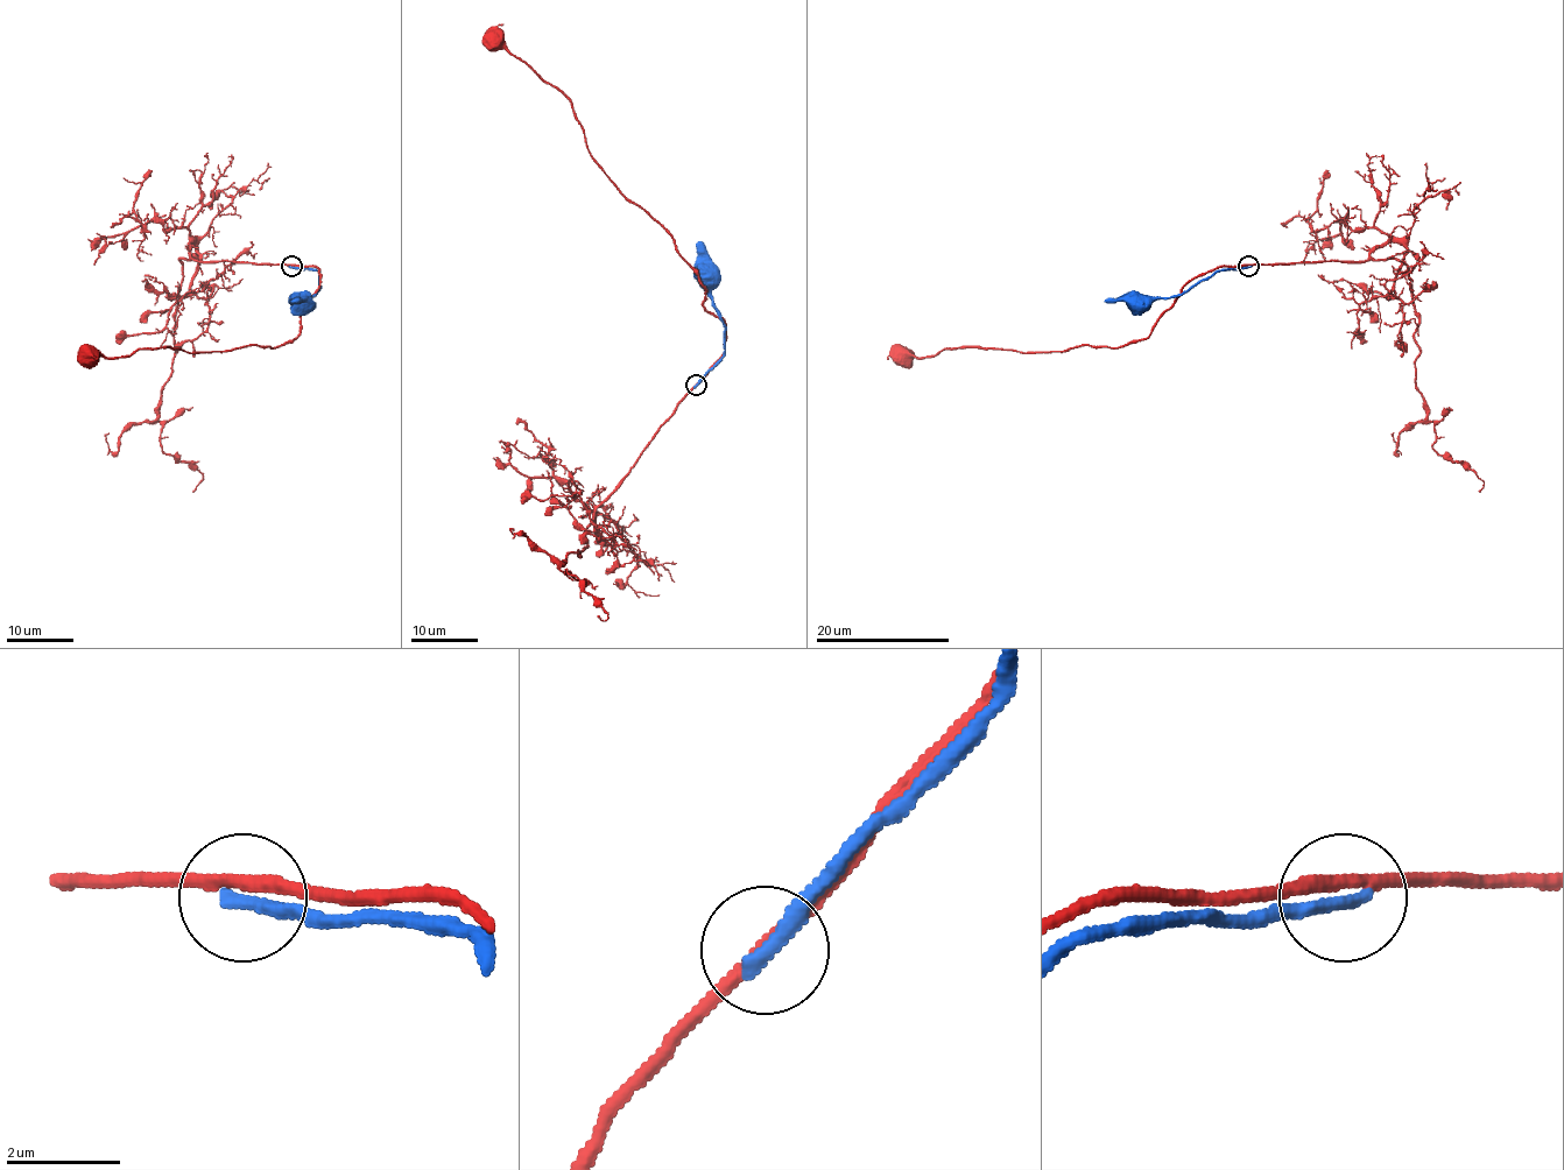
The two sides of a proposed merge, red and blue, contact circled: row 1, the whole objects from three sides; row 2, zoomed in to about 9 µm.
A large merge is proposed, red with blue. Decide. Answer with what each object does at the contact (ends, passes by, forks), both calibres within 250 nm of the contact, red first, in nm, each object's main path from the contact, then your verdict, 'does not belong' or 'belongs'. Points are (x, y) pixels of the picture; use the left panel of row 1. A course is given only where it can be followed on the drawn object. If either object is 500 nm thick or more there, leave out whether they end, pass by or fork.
red passes by; blue ends there; 240 nm thick on the red side, 320 nm on the other; red runs (290, 265), (321, 274), (298, 307), (301, 332), (293, 340), (213, 352), (86, 353); blue runs (290, 267), (314, 268), (319, 274), (319, 288), (304, 297), (302, 303); does not belong

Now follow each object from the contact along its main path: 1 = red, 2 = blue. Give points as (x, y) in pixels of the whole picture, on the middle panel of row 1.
1: (696, 385), (720, 357), (725, 336), (725, 323), (704, 307), (697, 270), (597, 162), (572, 104), (492, 42)
2: (696, 385), (724, 353), (724, 324), (712, 303), (707, 273)

